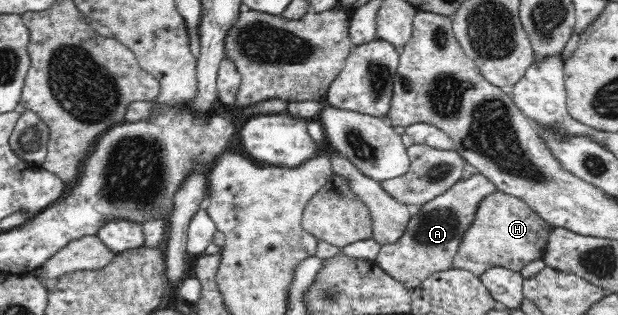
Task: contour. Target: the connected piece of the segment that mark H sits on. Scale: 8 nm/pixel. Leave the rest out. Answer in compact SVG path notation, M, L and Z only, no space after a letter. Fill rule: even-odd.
M498 189L480 200L470 228L462 234L453 268L469 270L476 276L494 267L521 273L533 260L543 259L553 228L527 202Z

